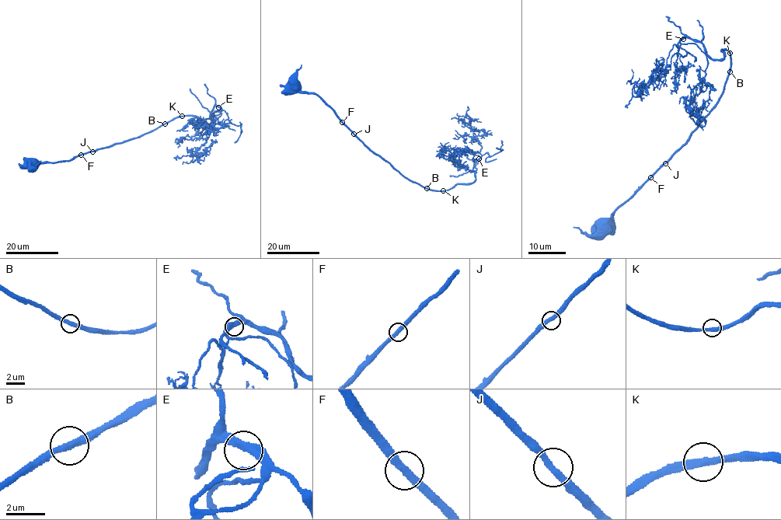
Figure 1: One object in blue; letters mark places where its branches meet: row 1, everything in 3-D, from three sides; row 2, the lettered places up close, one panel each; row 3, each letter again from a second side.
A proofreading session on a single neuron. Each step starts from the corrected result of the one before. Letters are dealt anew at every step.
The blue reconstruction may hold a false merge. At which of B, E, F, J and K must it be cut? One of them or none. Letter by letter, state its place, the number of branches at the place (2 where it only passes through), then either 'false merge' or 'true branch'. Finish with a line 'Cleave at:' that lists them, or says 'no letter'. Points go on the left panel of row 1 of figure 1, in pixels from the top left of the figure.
B: place (165, 123); branches 2; true branch
E: place (218, 107); branches 2; true branch
F: place (81, 155); branches 2; true branch
J: place (92, 151); branches 2; true branch
K: place (182, 116); branches 2; true branch
Cleave at: no letter

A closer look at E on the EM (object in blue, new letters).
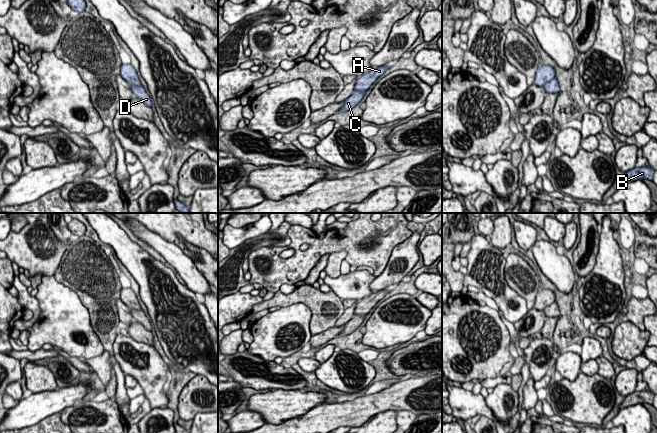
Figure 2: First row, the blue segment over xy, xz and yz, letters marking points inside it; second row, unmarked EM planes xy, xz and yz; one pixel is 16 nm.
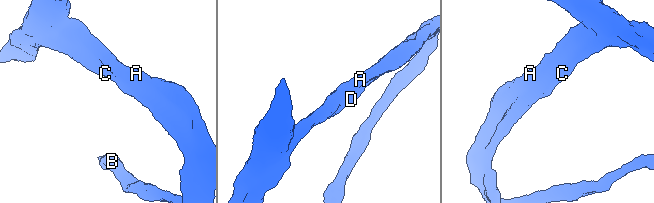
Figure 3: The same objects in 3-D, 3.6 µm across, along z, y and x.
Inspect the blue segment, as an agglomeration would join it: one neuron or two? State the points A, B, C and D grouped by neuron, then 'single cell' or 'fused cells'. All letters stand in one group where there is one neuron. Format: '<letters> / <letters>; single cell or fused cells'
A B C D; single cell

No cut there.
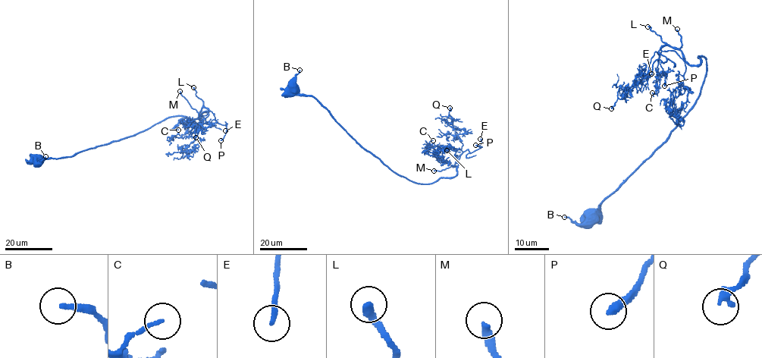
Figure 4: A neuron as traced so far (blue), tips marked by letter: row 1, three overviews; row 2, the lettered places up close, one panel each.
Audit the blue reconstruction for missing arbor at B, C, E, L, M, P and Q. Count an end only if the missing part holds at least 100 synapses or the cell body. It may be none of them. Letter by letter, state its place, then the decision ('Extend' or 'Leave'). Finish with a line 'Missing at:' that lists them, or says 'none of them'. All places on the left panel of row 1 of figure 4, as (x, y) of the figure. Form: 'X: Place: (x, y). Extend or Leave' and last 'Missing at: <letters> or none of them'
B: Place: (45, 156). Leave
C: Place: (178, 130). Leave
E: Place: (225, 130). Extend
L: Place: (193, 87). Extend
M: Place: (180, 91). Extend
P: Place: (221, 140). Extend
Q: Place: (195, 137). Leave
Missing at: E, L, M, P

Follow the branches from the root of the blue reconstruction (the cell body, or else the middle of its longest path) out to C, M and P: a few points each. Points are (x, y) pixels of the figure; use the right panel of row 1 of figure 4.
C: (594, 216), (694, 104), (706, 58), (690, 65), (675, 51), (663, 51), (652, 92)
M: (594, 216), (604, 198), (660, 146), (699, 96), (706, 58), (699, 57), (698, 66), (685, 61), (677, 29)
P: (594, 216), (694, 104), (706, 58), (690, 65), (675, 51), (659, 51), (666, 58), (660, 64), (664, 86)

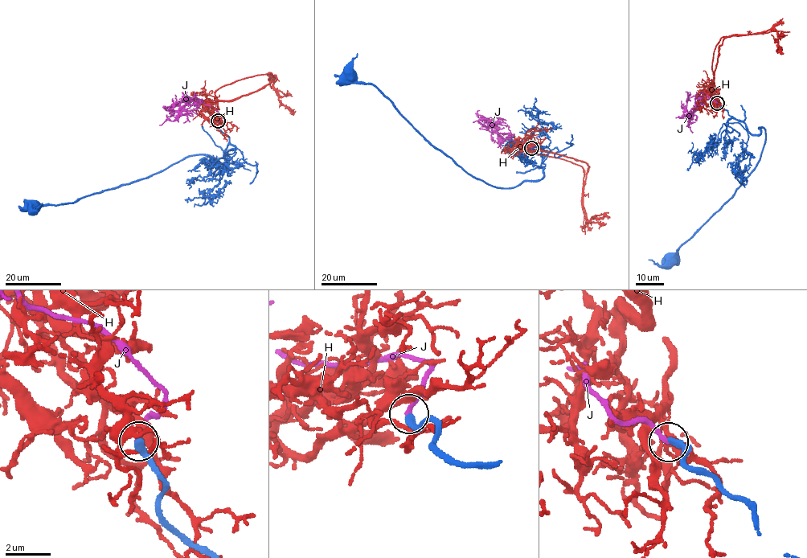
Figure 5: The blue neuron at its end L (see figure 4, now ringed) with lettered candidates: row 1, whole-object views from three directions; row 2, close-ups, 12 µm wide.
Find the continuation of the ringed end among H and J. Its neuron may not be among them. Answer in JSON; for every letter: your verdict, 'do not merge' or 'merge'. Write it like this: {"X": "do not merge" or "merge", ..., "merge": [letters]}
{"H": "do not merge", "J": "merge", "merge": ["J"]}

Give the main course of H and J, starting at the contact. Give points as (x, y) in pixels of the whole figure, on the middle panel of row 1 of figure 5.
H: (532, 150), (518, 153), (515, 150), (579, 165), (583, 173), (587, 221), (605, 215), (608, 219)
J: (531, 148), (534, 141), (501, 140), (497, 132), (486, 128), (484, 118), (490, 122), (507, 125)

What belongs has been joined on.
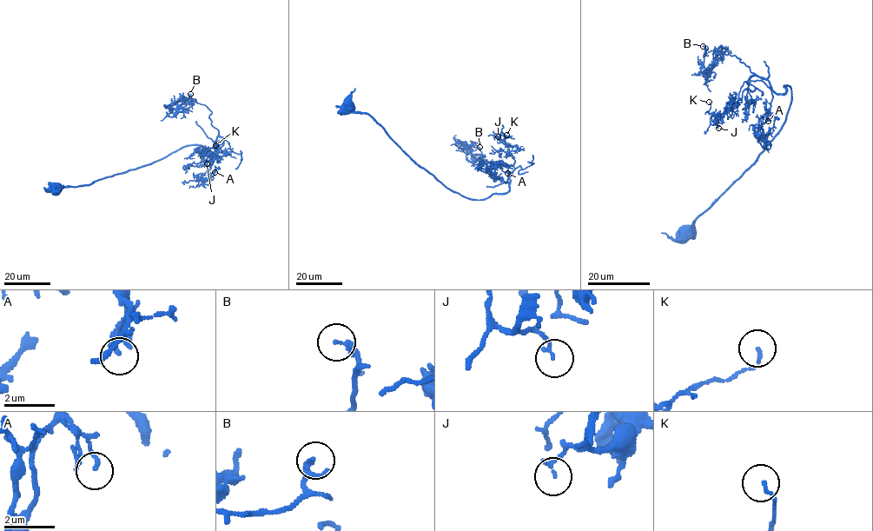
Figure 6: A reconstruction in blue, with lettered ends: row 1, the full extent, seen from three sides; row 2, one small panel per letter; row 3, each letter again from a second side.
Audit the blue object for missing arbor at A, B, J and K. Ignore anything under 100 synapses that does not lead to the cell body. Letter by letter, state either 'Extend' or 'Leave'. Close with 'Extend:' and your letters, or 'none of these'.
A: Leave
B: Leave
J: Leave
K: Leave
Extend: none of these

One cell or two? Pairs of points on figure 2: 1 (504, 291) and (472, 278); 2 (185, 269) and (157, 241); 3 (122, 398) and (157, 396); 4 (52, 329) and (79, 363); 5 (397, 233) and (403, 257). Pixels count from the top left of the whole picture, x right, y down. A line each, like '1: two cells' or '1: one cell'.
1: one cell
2: one cell
3: two cells
4: two cells
5: two cells

